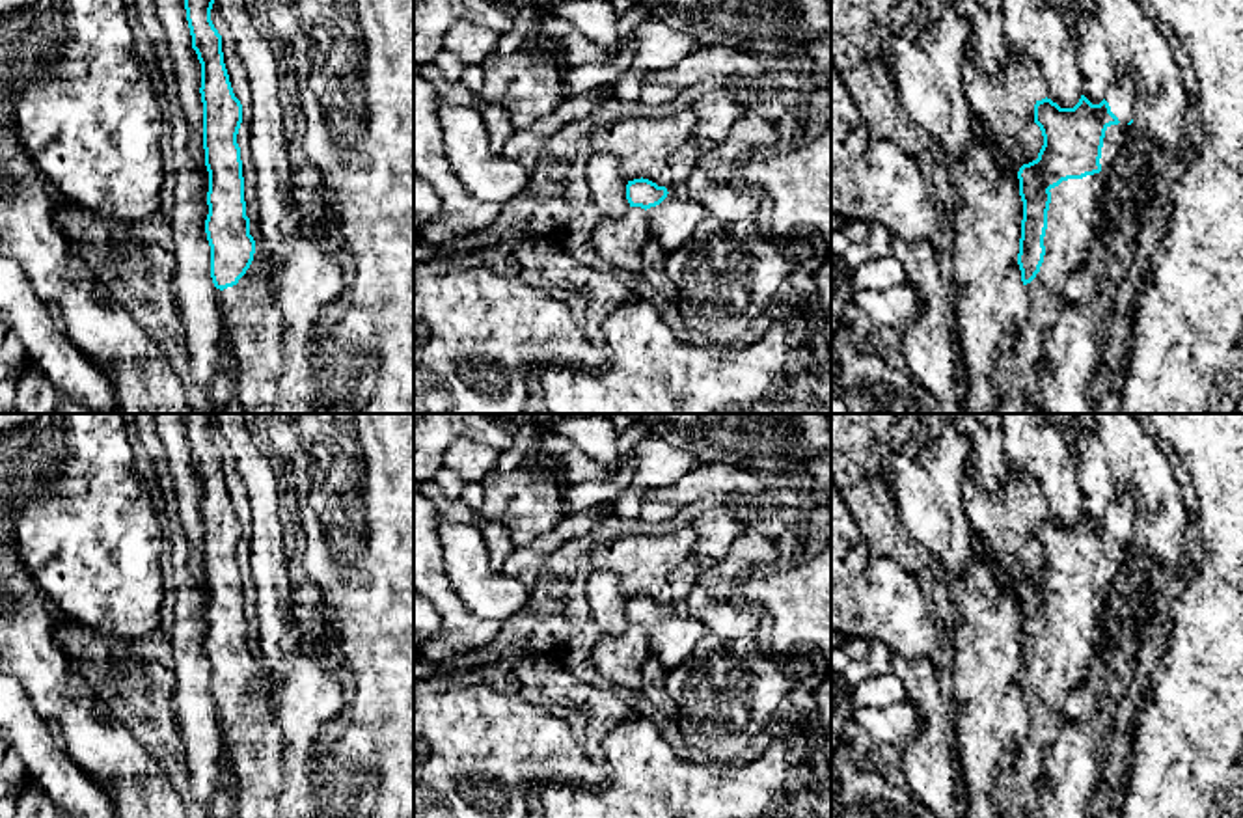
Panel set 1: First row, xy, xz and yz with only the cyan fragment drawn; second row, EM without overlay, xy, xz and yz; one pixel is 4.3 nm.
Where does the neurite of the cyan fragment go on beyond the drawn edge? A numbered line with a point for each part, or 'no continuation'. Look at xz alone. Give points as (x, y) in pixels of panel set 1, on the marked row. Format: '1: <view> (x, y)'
1: xz (671, 222)

